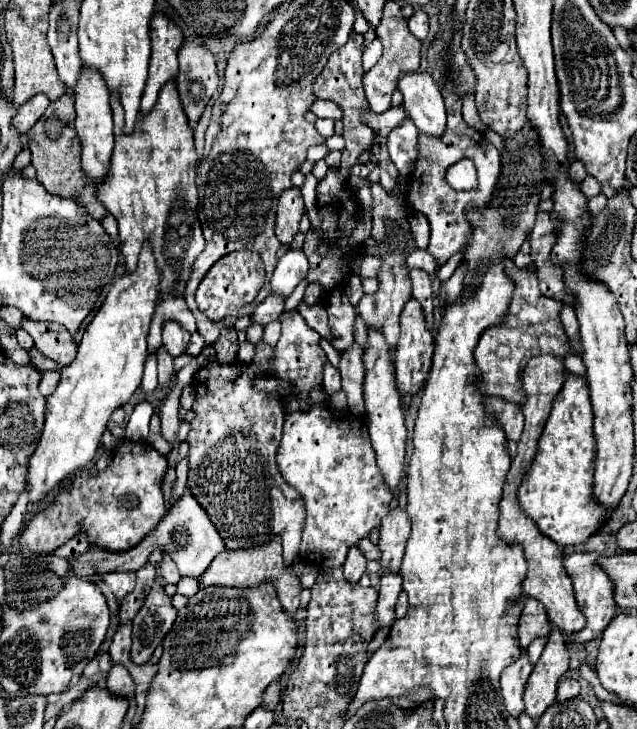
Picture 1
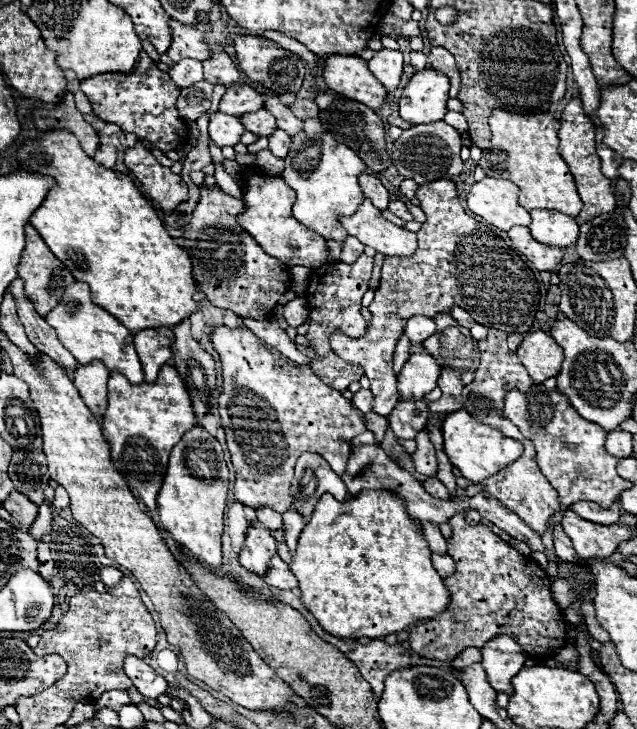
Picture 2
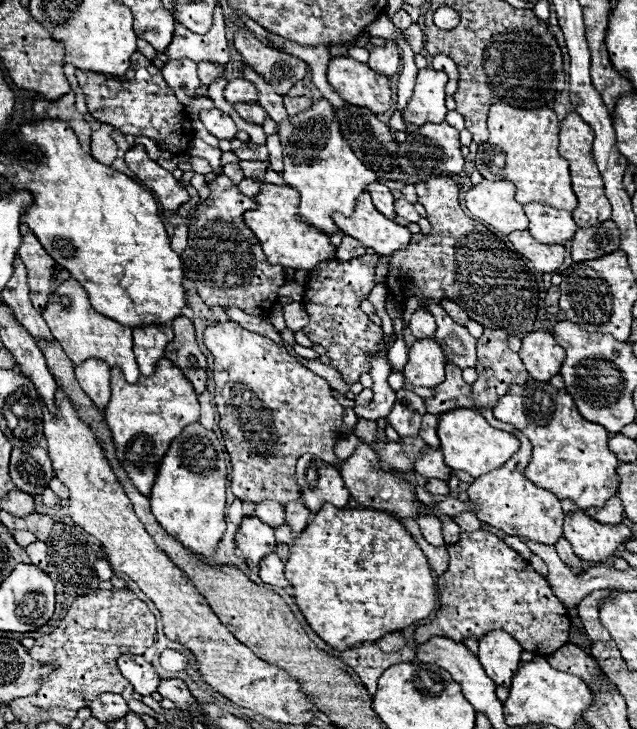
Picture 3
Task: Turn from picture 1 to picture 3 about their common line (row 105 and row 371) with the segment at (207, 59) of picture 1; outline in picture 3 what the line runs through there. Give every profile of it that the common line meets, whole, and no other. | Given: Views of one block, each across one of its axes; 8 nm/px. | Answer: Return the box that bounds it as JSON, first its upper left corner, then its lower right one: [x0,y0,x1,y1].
[166,316,208,394]

